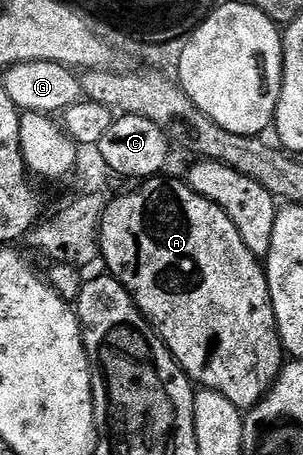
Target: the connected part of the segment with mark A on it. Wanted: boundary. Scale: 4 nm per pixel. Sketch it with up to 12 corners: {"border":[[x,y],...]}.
{"border":[[164,175],[99,256],[197,386],[251,407],[286,354],[238,227]]}

